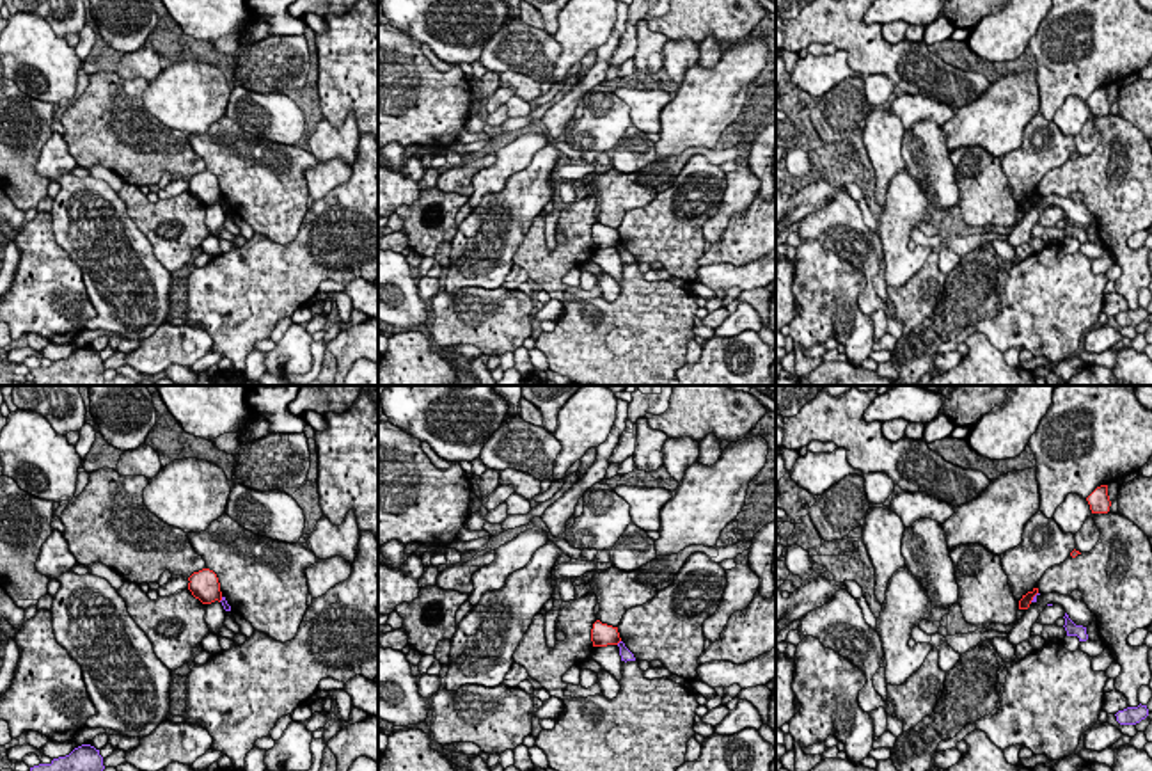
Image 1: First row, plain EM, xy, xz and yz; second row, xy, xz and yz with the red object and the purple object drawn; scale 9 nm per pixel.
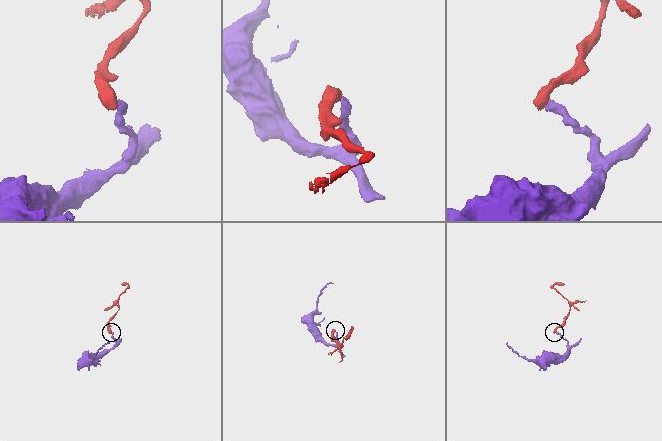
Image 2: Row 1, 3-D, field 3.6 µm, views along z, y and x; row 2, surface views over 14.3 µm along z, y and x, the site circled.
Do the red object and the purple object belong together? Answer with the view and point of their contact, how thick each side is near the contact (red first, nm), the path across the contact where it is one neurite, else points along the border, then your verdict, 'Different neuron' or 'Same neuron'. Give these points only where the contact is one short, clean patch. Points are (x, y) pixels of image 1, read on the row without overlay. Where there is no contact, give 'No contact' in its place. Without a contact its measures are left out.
Touches red at xz (618, 244). Thickness 220 nm (red) against 100 nm. Boundary: xz (620, 242), (616, 246). Different neuron

